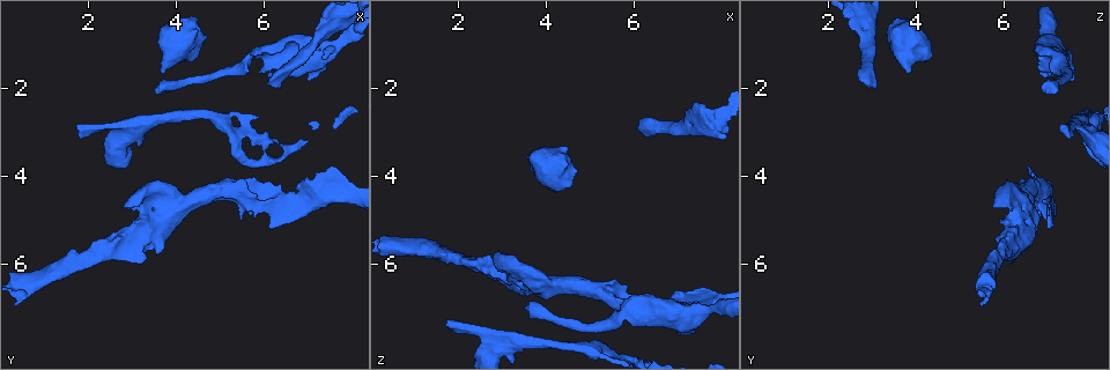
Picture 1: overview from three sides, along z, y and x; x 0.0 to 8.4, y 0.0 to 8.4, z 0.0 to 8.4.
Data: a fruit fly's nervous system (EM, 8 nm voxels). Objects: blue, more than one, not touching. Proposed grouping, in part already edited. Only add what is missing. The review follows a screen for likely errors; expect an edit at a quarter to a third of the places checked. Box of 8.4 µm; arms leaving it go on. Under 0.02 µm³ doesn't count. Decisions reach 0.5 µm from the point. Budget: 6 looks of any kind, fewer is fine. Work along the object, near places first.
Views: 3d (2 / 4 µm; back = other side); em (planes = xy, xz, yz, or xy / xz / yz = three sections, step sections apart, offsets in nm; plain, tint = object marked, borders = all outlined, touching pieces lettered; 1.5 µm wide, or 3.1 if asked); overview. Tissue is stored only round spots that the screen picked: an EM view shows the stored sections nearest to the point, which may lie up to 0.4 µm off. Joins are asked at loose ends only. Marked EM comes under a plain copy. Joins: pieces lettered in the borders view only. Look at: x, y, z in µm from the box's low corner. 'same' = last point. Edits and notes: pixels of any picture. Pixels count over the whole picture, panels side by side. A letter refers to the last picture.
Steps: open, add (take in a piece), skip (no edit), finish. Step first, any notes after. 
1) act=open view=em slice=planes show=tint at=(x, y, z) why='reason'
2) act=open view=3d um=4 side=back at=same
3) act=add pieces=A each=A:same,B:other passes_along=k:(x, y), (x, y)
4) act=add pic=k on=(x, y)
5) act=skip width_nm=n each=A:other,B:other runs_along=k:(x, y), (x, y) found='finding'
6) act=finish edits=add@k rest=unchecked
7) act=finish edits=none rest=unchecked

act=open view=3d um=4 at=(3.55, 2.00, 7.00) why='an open end'

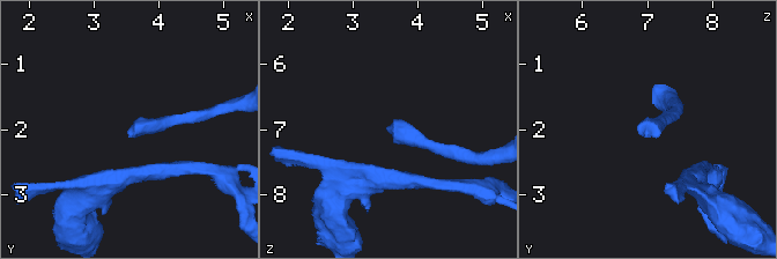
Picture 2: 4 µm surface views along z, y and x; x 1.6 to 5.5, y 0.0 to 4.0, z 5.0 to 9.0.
act=open view=em slice=planes show=tint at=(3.50, 2.00, 6.95) why='now the EM'

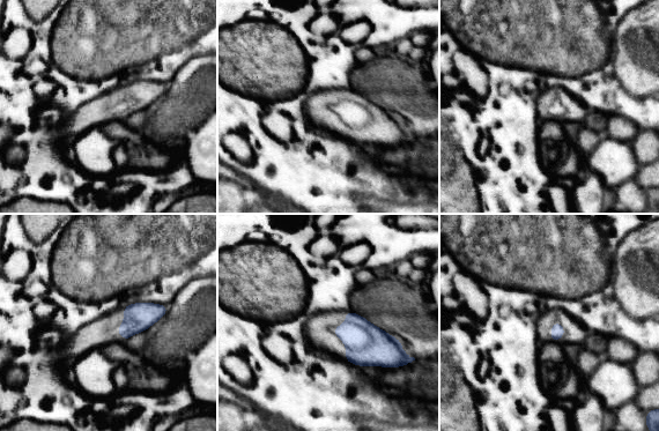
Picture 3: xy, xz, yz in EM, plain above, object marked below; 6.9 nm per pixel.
act=open view=em slice=planes show=borders at=same

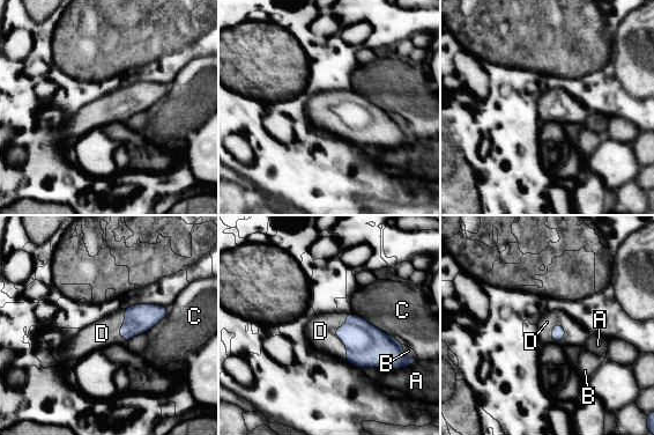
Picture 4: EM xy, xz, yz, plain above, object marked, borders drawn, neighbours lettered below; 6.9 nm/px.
act=add pieces=D each=A:other,B:other,C:other,D:same passes_along=4:(368, 346), (336, 336), (320, 331) found='the neuron continues'

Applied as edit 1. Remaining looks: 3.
act=open view=em slice=xz step=4 show=borders at=(6.10, 4.20, 7.10) why='thick end'

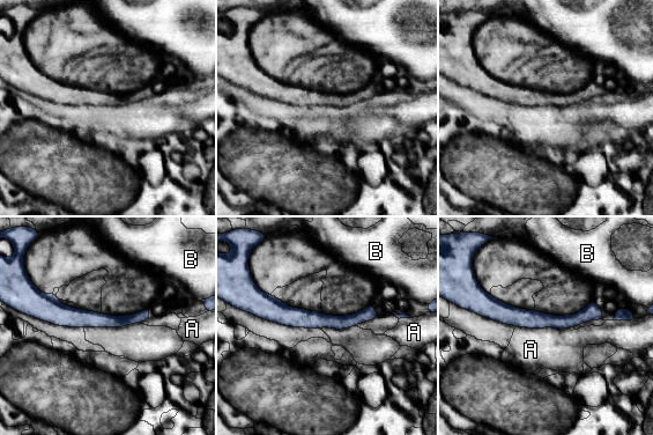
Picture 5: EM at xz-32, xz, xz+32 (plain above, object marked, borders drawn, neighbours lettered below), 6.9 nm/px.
act=open view=em slice=planes show=borders at=same

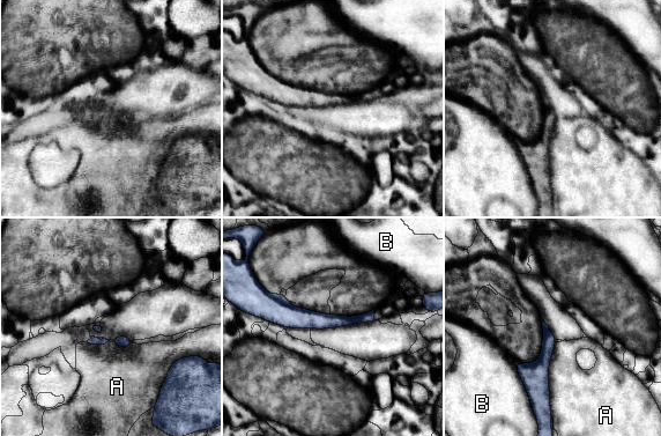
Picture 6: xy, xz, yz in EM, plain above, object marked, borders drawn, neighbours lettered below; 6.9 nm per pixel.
act=skip each=A:other,B:other border=6:(556, 342), (549, 364), (549, 394) found='none of them fits'

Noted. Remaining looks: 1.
act=finish edits=add@4 rest=unchecked

